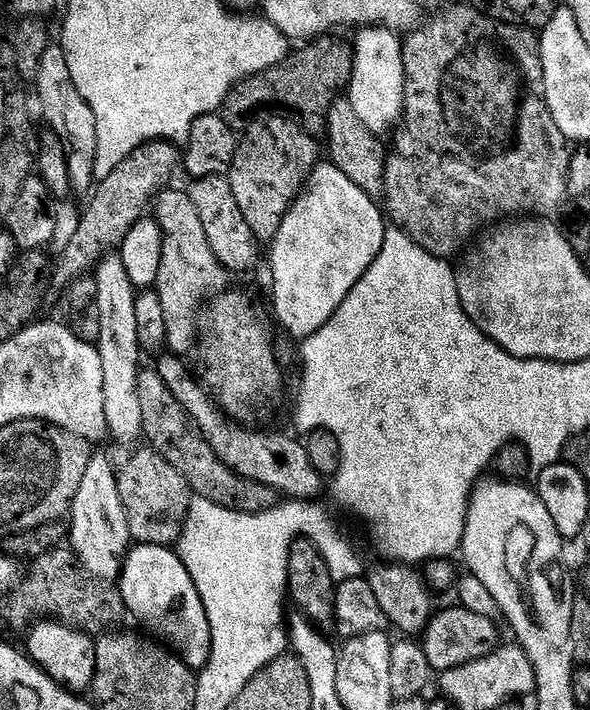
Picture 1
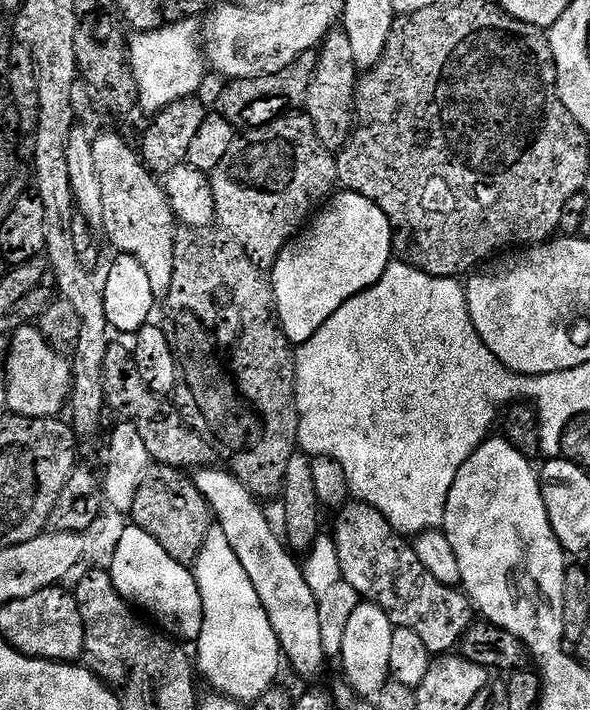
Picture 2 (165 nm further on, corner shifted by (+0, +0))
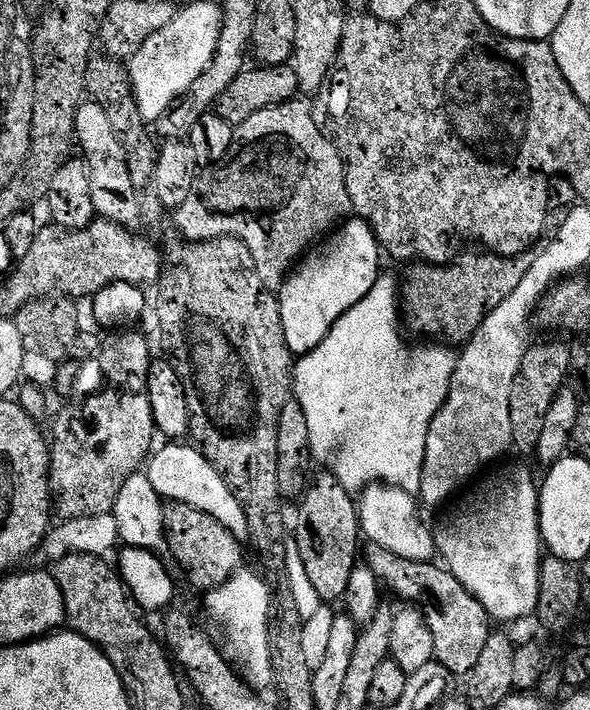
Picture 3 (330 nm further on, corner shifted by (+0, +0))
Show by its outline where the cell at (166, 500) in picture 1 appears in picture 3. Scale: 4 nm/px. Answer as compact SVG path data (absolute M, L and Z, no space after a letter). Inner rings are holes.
M167 503L164 510L165 545L173 558L189 572L191 582L211 590L220 587L241 569L243 543L212 516L190 505Z

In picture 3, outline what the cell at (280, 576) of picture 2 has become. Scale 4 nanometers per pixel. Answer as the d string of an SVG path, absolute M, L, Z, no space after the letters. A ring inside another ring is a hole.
M168 442L165 445L149 457L144 470L144 475L155 492L165 501L190 505L205 512L224 525L235 538L245 541L249 537L249 520L245 508L204 453L193 445L186 446L182 442Z

